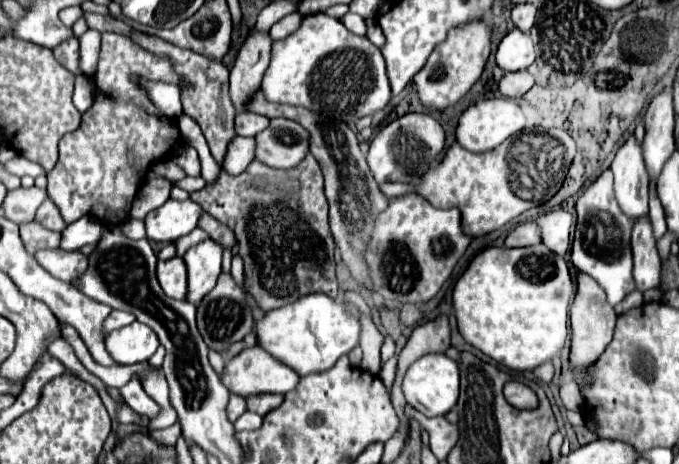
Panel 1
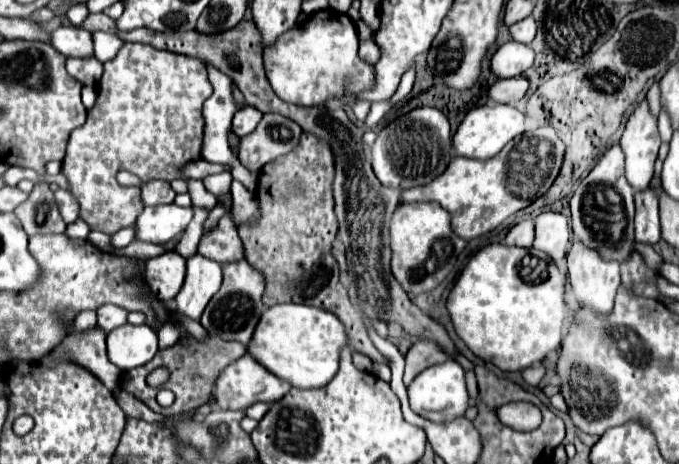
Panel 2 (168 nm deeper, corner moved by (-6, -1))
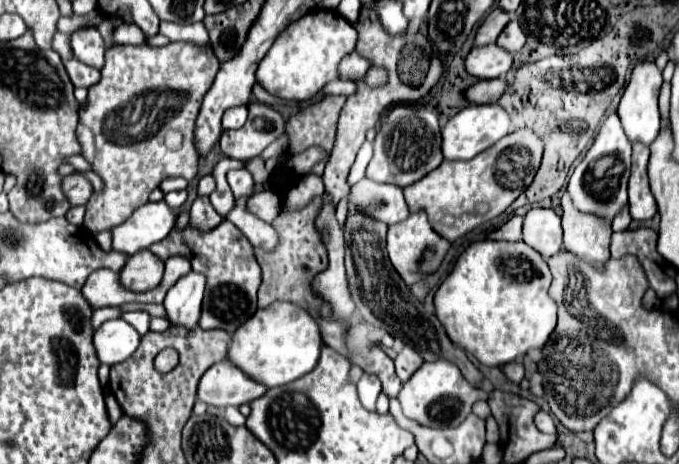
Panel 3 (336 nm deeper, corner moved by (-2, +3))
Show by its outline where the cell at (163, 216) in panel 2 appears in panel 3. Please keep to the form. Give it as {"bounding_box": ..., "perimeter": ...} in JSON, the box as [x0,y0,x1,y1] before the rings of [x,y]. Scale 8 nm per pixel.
{"bounding_box":[112,201,176,255],"perimeter":[[[164,201],[146,203],[138,207],[126,223],[112,227],[112,249],[124,255],[134,255],[148,249],[152,243],[162,241],[174,227],[176,211]]]}

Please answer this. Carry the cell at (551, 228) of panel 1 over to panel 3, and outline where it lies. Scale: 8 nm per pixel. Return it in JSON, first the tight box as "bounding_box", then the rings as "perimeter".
{"bounding_box":[522,209,562,259],"perimeter":[[[530,209],[524,217],[522,239],[544,259],[550,259],[562,247],[560,215],[554,209]]]}

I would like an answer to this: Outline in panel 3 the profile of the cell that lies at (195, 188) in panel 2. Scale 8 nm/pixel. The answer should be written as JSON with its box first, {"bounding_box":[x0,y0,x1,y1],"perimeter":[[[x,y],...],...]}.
{"bounding_box":[76,41,220,235],"perimeter":[[[190,41],[168,43],[164,47],[130,47],[118,45],[106,51],[106,65],[102,69],[102,79],[88,89],[86,103],[80,105],[80,123],[76,129],[78,141],[82,145],[82,157],[94,165],[94,171],[104,179],[104,191],[92,193],[84,227],[94,235],[108,231],[118,223],[124,223],[136,207],[148,201],[152,189],[166,177],[192,179],[198,171],[198,153],[194,147],[194,123],[214,75],[218,73],[220,61],[216,59],[210,45],[200,47]]]}

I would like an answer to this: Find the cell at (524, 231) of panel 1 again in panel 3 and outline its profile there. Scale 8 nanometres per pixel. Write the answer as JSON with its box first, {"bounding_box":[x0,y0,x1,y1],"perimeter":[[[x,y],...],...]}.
{"bounding_box":[490,217,522,241],"perimeter":[[[512,217],[500,229],[492,231],[490,237],[502,239],[502,241],[520,241],[522,239],[522,217]]]}

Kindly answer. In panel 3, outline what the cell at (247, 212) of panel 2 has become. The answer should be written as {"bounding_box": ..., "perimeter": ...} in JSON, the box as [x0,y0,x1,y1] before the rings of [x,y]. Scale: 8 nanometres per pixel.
{"bounding_box":[226,199,278,251],"perimeter":[[[238,199],[236,207],[230,211],[230,215],[226,217],[228,221],[232,221],[246,237],[248,241],[262,251],[272,251],[278,245],[278,233],[272,225],[262,223],[262,219],[250,215],[250,211],[246,211],[246,201],[248,199]]]}

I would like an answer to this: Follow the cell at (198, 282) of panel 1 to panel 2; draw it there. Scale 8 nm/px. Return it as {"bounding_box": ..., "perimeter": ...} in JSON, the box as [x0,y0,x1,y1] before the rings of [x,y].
{"bounding_box":[176,255,222,319],"perimeter":[[[204,255],[188,257],[188,271],[182,291],[176,295],[176,311],[190,317],[200,319],[204,307],[212,299],[212,295],[220,289],[222,283],[222,265]]]}

